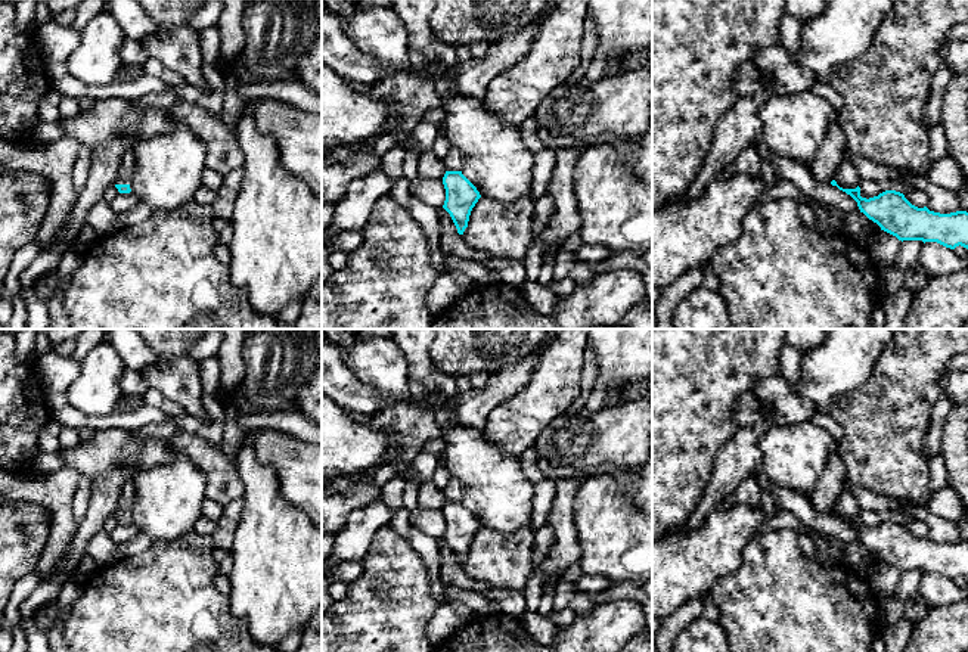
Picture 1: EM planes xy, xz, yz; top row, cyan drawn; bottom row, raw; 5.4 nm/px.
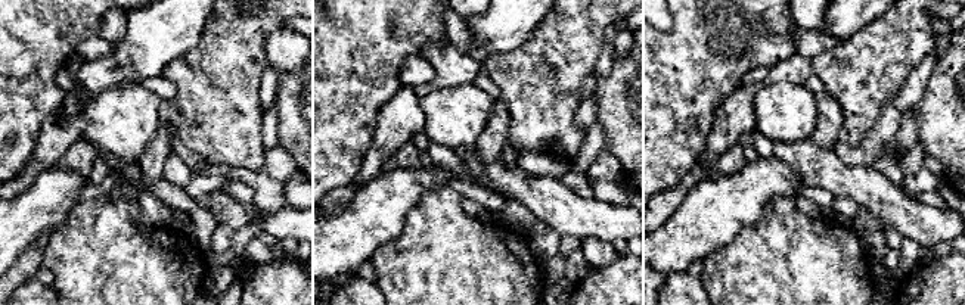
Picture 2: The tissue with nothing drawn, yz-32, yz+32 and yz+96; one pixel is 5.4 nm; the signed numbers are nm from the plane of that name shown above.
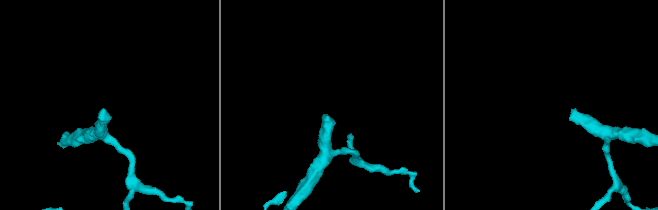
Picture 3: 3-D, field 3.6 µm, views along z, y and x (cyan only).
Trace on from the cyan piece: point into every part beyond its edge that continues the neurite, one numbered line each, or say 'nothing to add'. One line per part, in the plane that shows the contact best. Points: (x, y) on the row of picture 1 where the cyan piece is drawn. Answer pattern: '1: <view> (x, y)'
1: xy (126, 171)

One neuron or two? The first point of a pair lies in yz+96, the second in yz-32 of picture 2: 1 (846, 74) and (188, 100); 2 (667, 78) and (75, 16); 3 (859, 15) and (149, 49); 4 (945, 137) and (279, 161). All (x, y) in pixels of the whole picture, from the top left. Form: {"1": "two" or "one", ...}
{"1": "one", "2": "one", "3": "one", "4": "two"}

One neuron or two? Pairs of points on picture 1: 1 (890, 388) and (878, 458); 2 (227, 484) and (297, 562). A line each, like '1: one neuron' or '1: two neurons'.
1: one neuron
2: two neurons

